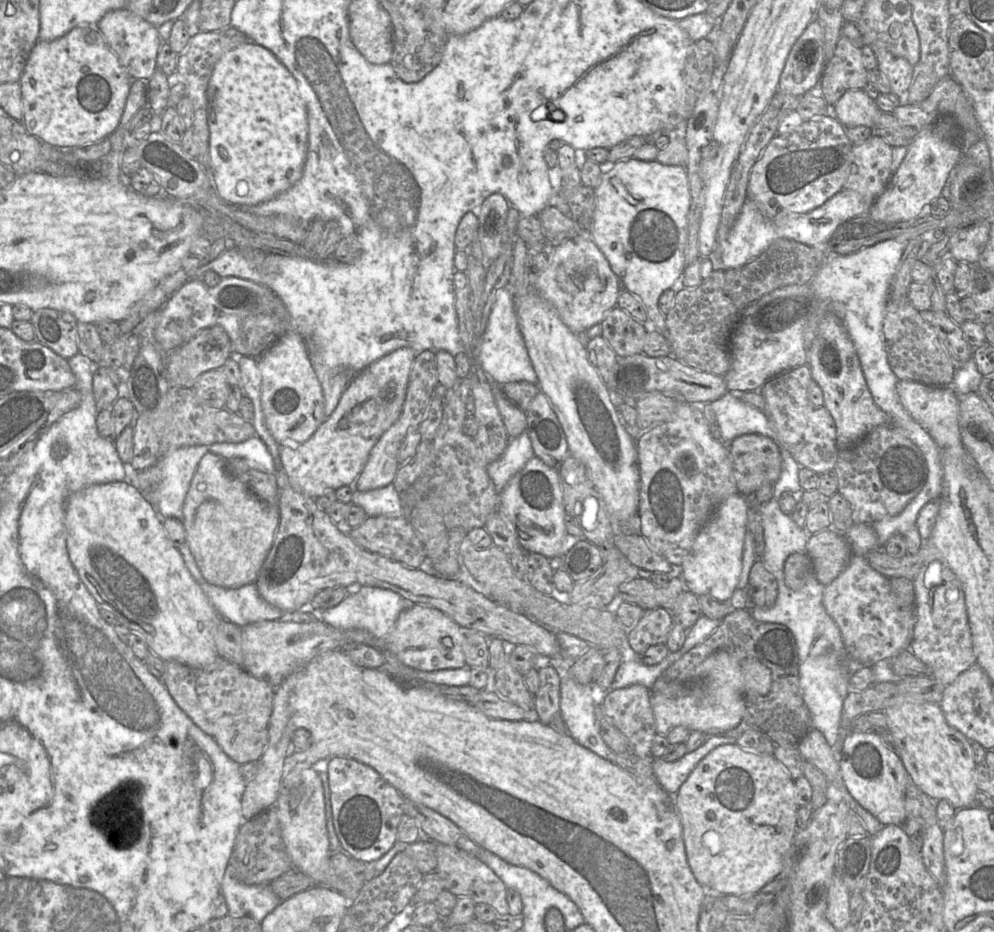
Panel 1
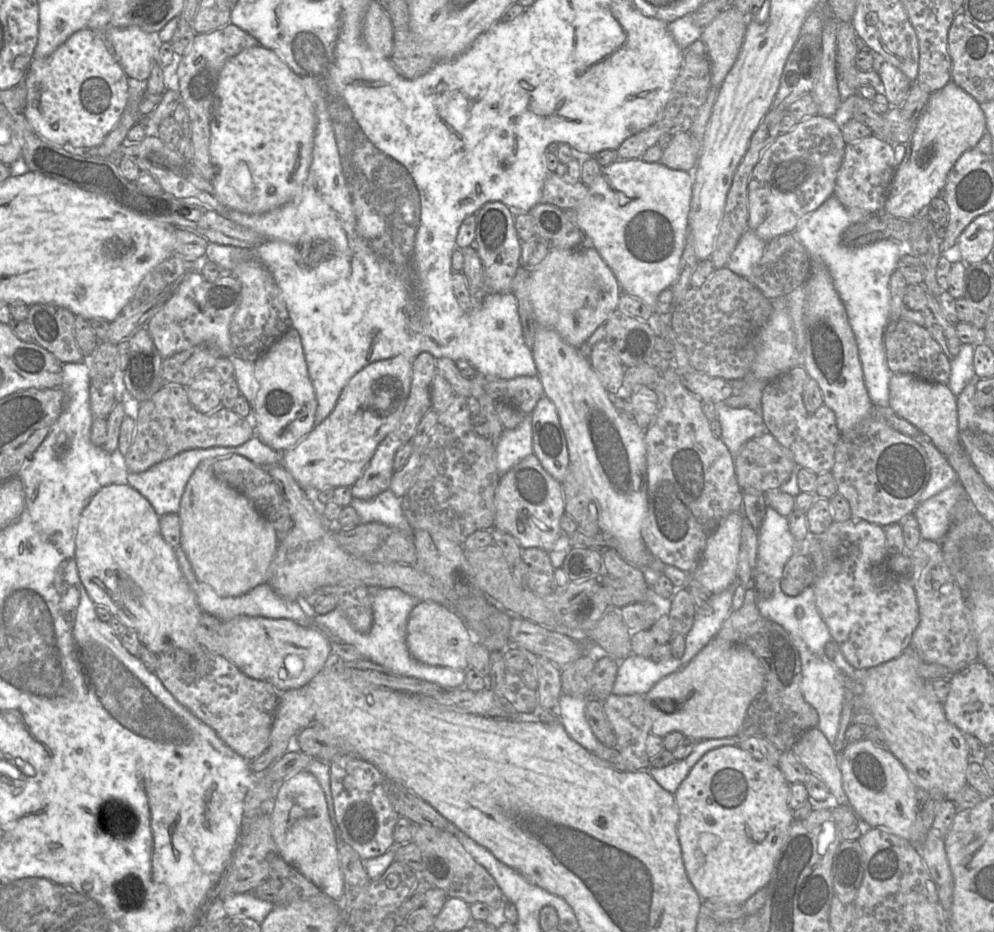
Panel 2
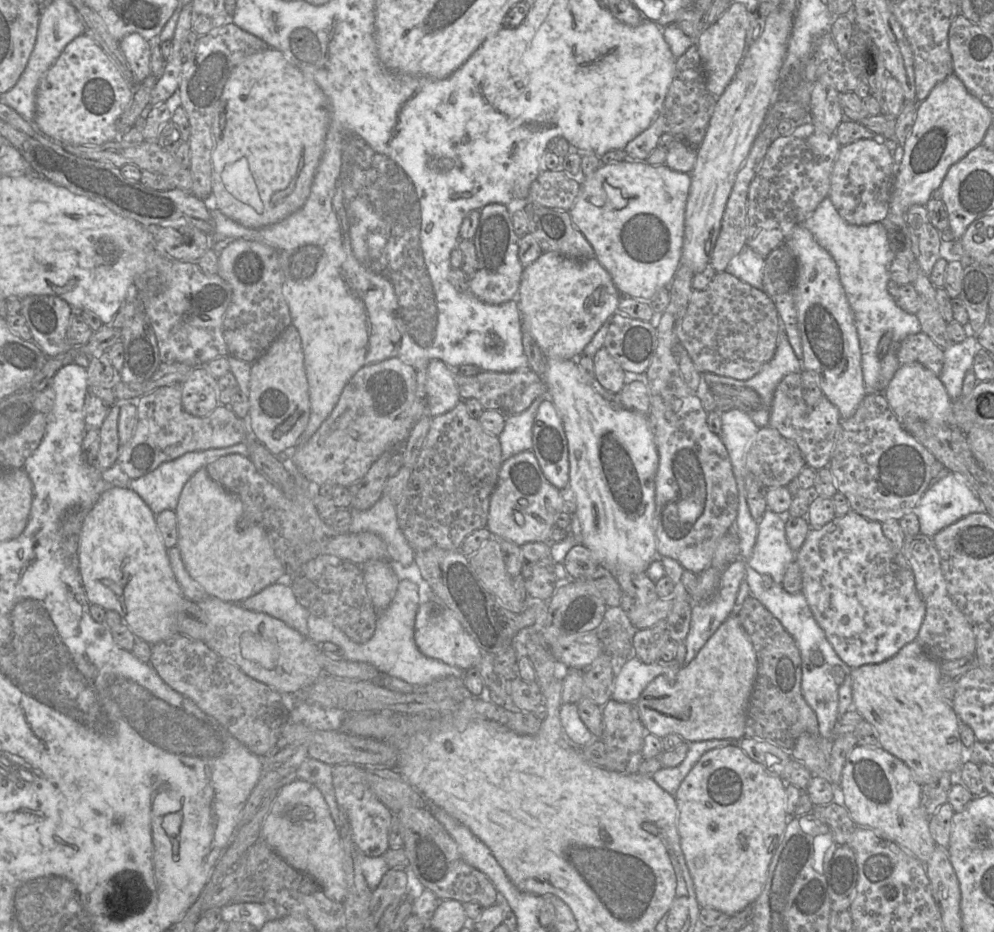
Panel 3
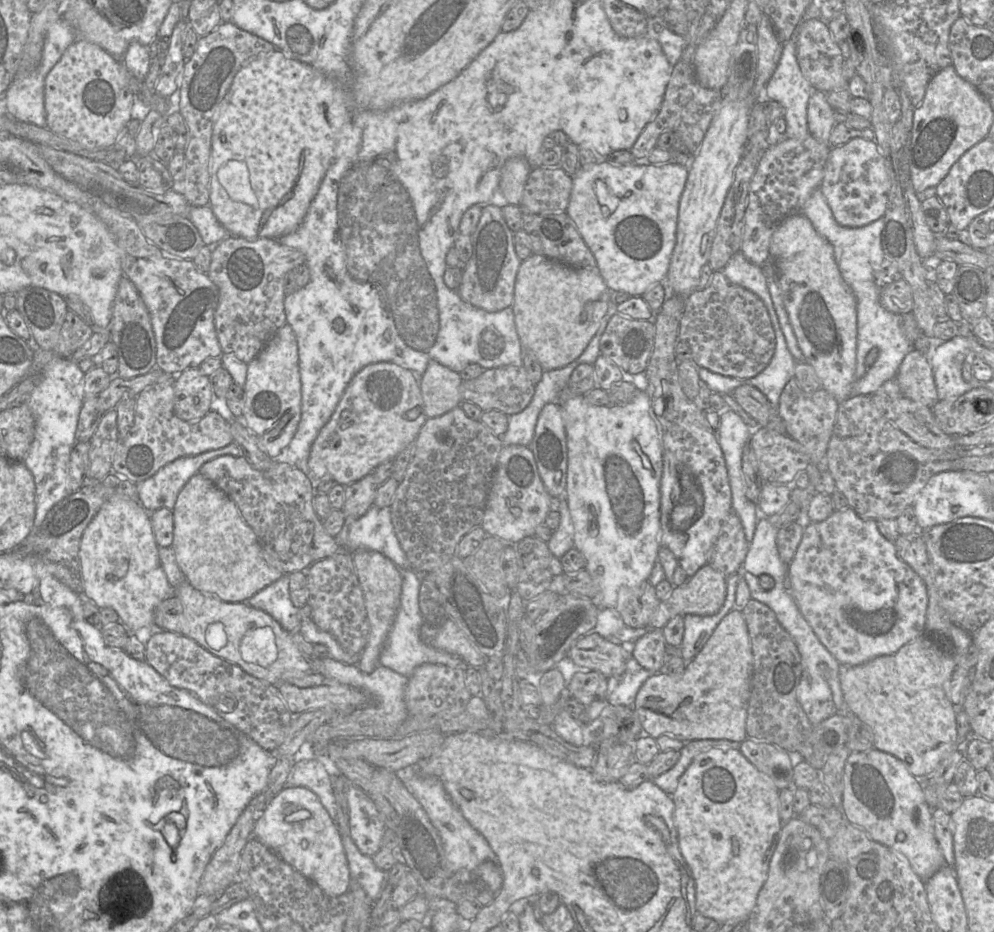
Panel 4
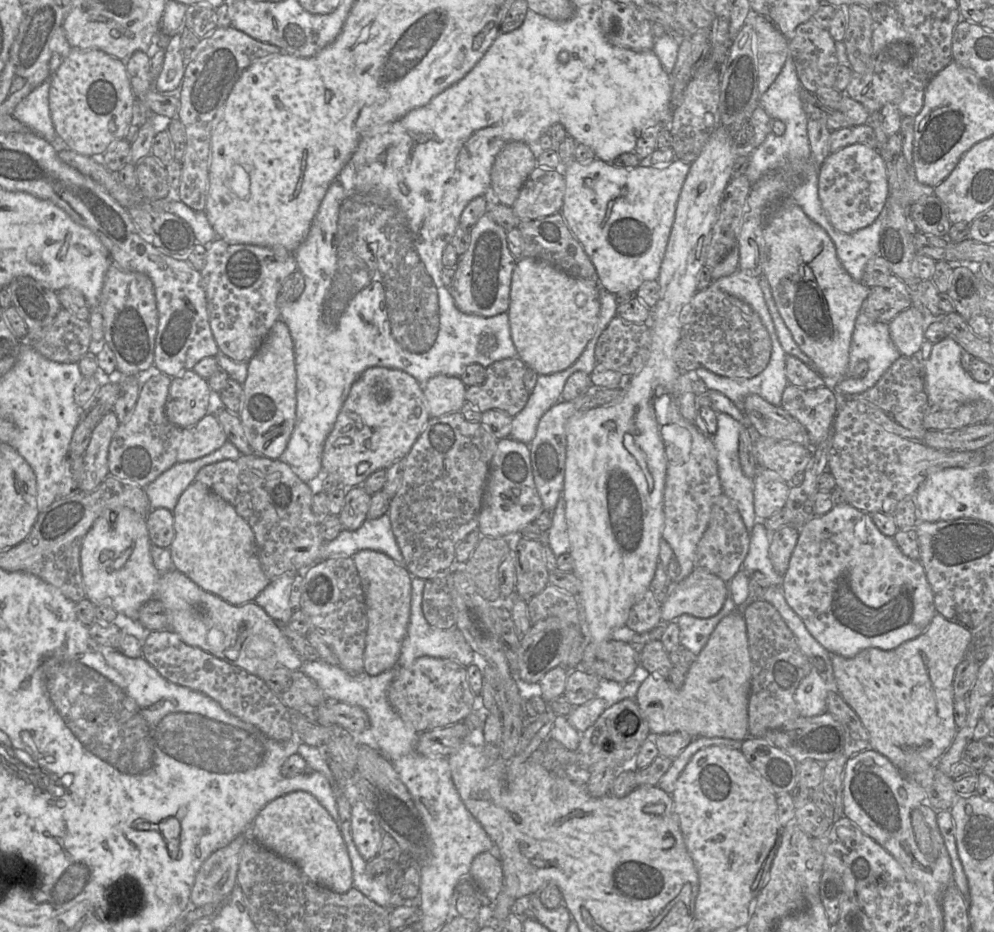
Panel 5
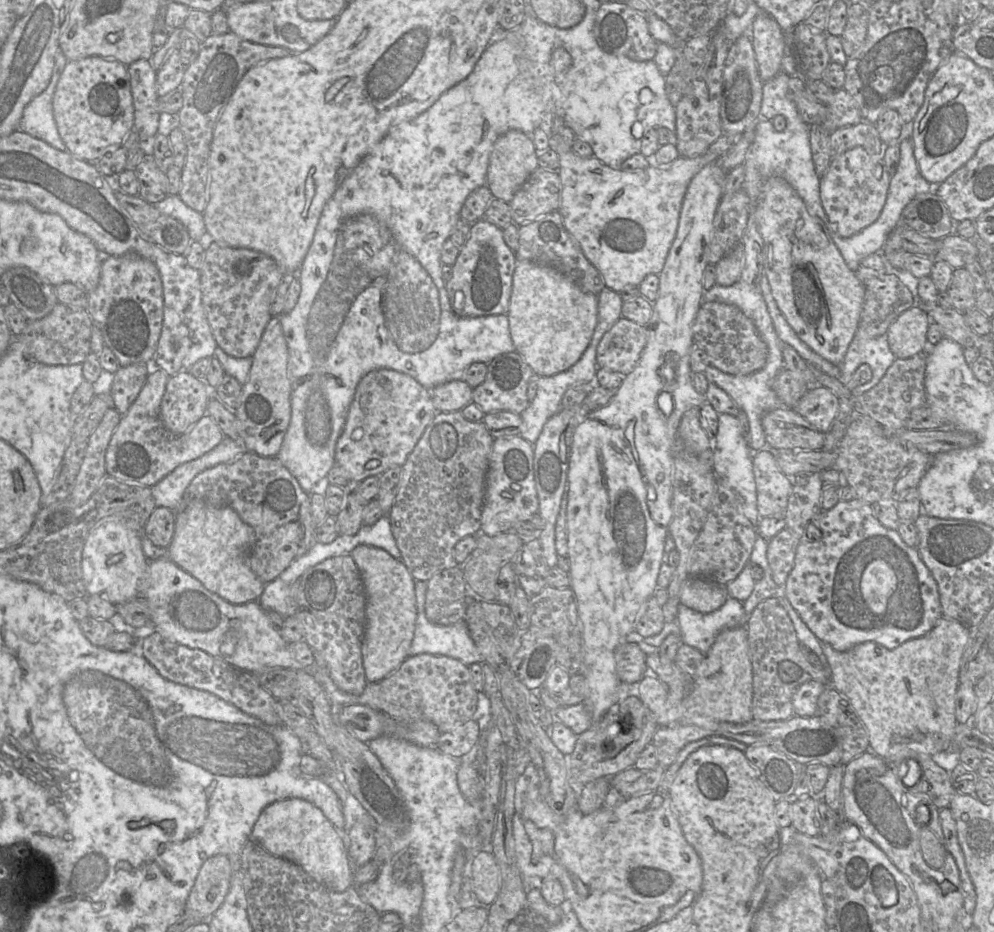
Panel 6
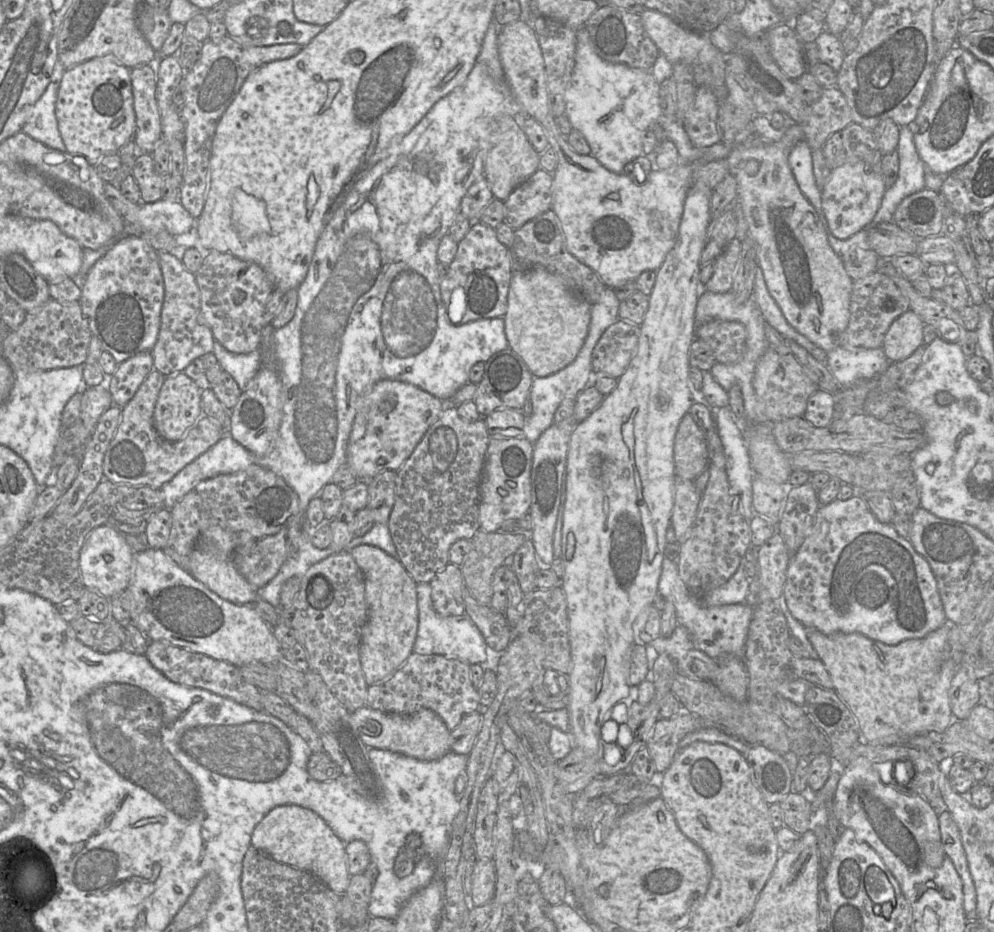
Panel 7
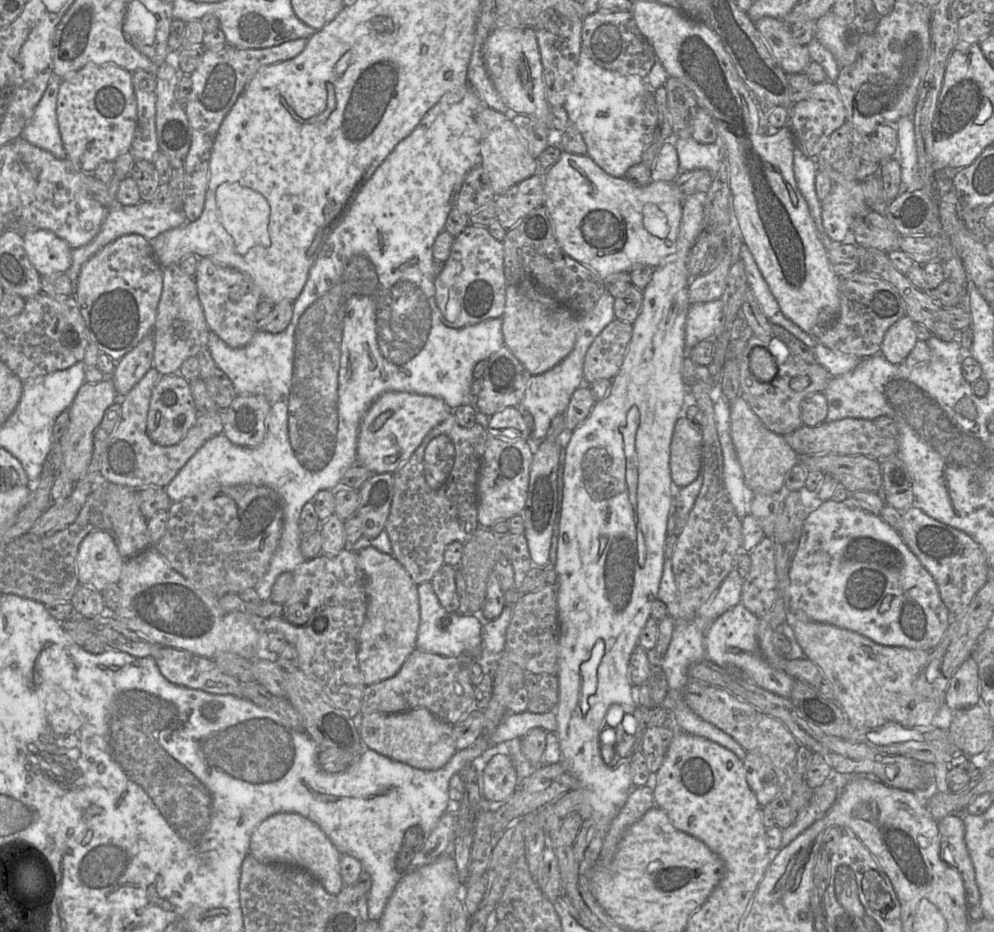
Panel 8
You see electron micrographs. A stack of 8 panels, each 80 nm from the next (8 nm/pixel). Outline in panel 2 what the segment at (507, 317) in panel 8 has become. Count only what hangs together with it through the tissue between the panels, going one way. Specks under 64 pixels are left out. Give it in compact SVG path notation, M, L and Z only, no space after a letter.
M588 243L573 249L551 249L544 260L529 272L528 296L537 325L555 330L565 342L578 349L618 308L621 293L613 272L598 251Z

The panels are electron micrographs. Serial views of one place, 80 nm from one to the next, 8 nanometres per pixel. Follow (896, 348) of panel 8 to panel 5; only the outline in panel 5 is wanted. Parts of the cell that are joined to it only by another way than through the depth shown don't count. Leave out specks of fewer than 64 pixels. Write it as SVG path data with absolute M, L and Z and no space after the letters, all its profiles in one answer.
M910 306L889 323L890 337L901 356L918 355L926 350L925 318L916 307Z

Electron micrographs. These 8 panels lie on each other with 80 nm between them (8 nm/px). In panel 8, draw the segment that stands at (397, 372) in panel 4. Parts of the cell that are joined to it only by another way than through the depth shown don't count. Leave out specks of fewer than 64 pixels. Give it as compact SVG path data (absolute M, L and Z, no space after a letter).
M385 392L368 407L360 423L357 463L372 474L394 473L421 445L428 433L454 410L441 399L407 392Z

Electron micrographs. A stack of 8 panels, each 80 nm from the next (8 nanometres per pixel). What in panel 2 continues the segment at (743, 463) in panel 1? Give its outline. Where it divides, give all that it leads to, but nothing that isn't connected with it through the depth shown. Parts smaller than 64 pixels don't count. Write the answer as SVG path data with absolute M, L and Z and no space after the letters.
M768 431L745 442L733 461L736 478L743 491L747 489L756 489L760 492L777 490L789 479L793 470L798 467L790 452Z

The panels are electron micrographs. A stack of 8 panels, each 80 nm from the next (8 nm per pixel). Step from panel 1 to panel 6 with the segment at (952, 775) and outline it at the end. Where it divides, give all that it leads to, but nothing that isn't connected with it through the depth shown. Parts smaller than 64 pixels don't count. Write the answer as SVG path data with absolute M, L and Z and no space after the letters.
M943 615L927 634L894 649L868 641L841 652L821 643L831 669L829 686L849 701L868 732L869 750L886 763L913 760L914 753L933 756L950 749L958 723L955 696L960 662L969 634L969 628Z

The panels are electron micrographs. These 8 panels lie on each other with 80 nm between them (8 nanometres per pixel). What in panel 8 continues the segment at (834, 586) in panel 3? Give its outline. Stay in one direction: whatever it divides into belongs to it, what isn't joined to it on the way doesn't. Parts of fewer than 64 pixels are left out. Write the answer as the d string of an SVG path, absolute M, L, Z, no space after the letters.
M851 497L841 502L824 501L809 514L791 563L789 579L792 619L832 624L885 646L932 651L942 640L952 617L933 576L900 534L880 515L865 511Z

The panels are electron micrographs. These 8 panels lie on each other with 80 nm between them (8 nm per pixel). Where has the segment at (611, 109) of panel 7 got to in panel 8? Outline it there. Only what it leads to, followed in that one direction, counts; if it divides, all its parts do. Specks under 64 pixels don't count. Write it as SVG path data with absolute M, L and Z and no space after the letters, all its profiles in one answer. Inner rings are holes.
M581 50L572 86L563 106L570 122L577 127L586 143L587 155L611 176L624 177L631 166L642 162L646 129L644 99L649 91L646 79L605 69ZM692 137L674 138L681 172L705 169L715 174L721 163L725 162L724 153L719 142L701 144Z

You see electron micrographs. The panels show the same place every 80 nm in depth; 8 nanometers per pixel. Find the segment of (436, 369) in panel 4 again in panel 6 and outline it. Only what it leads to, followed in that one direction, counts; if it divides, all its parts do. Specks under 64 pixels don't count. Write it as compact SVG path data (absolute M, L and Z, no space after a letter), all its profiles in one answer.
M452 380L430 389L437 412L460 411L472 402L472 390L463 380Z

